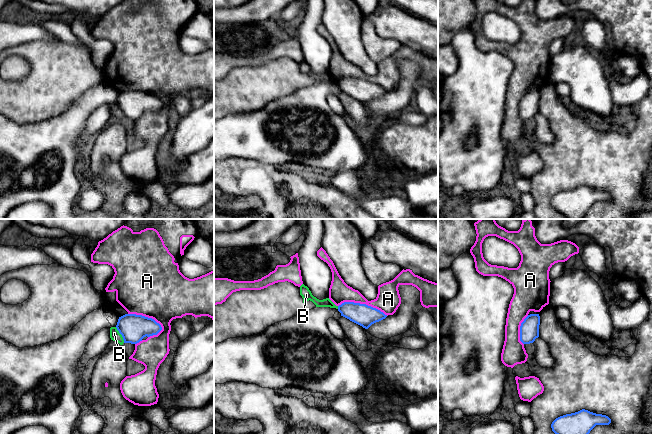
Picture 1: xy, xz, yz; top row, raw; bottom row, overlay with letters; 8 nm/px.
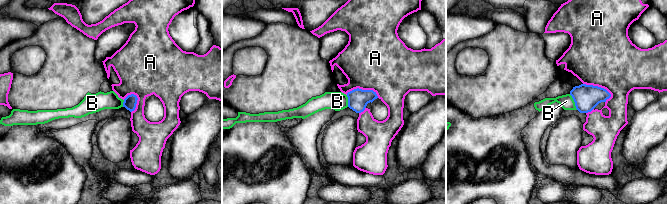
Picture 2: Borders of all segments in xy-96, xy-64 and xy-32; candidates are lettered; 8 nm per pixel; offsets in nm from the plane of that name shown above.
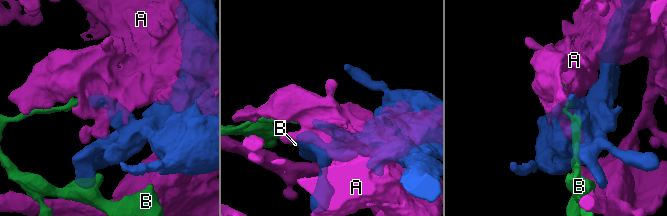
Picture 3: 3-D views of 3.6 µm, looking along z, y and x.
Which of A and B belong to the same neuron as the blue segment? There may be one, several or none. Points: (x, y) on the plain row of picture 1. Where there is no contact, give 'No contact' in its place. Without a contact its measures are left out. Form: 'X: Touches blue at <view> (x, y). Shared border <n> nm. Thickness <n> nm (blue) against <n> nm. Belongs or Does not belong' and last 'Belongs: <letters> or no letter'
A: Touches blue at xy (146, 93). Shared border 300 nm. Thickness 220 nm (blue) against 480 nm. Does not belong
B: Touches blue at xy (121, 110). Shared border 150 nm. Thickness 220 nm (blue) against 80 nm. Does not belong
Belongs: no letter

